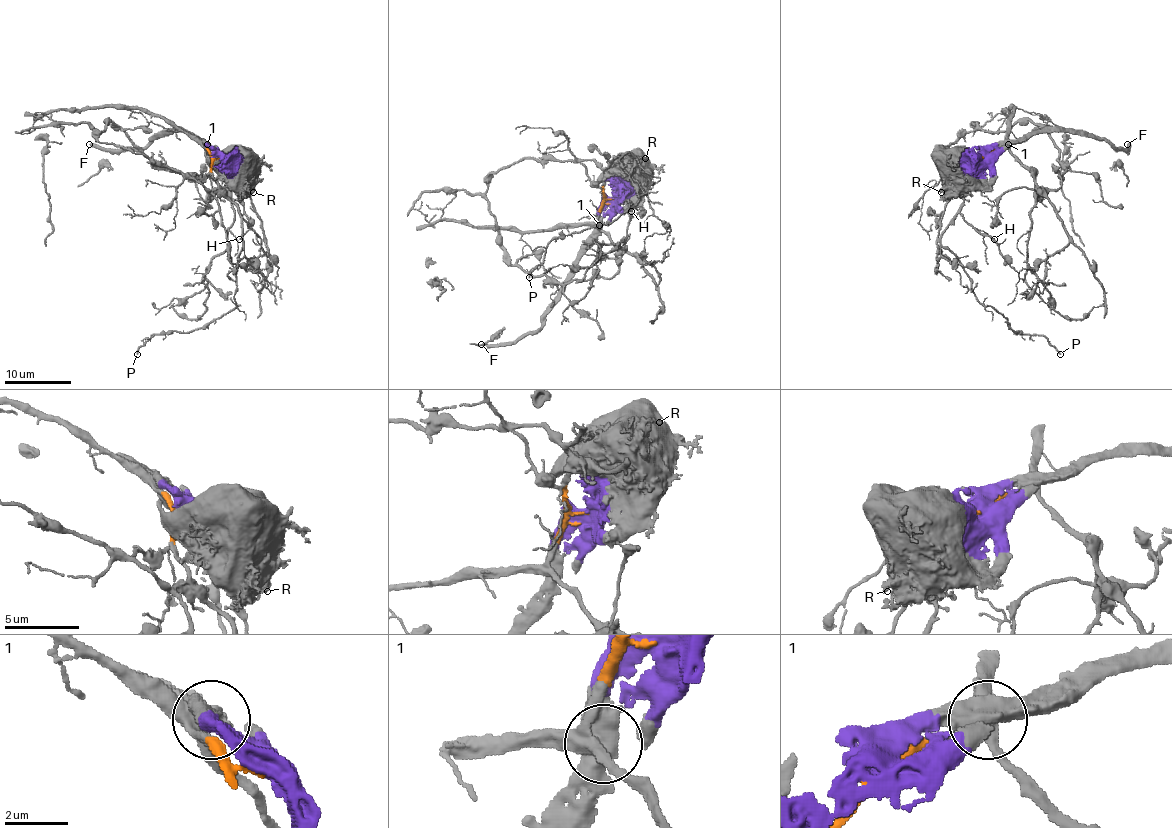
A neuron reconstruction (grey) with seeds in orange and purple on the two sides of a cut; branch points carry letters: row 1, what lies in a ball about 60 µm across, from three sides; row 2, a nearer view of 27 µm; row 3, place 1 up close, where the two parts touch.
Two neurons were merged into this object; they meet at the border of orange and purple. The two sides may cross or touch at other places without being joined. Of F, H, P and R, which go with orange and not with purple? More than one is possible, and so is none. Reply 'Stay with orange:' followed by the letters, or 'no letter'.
Stay with orange: H, P

